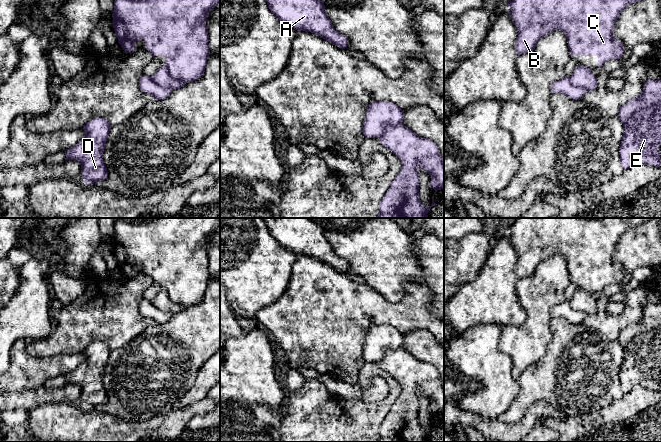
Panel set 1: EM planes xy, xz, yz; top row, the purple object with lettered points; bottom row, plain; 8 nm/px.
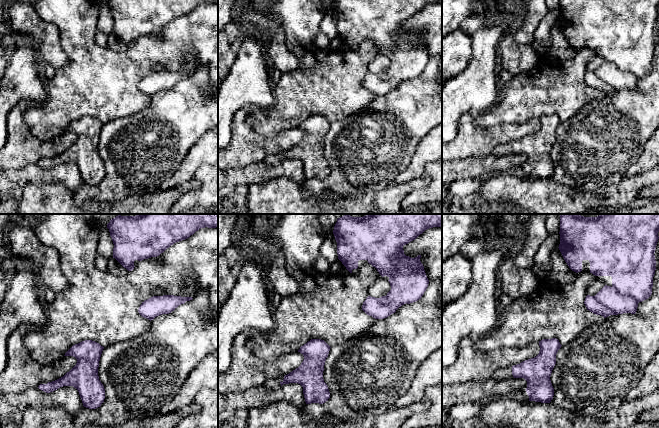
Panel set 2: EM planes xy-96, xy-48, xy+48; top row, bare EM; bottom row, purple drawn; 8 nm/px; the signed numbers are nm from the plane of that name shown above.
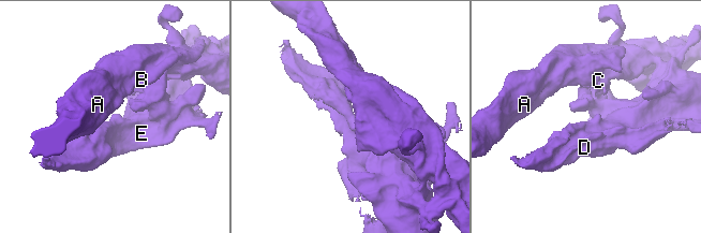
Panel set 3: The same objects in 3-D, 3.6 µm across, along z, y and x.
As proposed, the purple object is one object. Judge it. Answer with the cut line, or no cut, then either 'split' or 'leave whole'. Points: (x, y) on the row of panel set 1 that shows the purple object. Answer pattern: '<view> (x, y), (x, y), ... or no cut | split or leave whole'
xy (164, 65), (172, 77), (185, 83) | split

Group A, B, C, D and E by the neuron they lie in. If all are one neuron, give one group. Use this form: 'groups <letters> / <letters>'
groups A B C / D E

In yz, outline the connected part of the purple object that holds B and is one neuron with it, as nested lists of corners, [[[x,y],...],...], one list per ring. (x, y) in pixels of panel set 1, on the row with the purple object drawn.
[[[511,0],[508,2],[509,12],[518,29],[515,50],[518,55],[532,52],[540,39],[560,29],[566,35],[571,57],[597,56],[598,67],[602,67],[610,59],[622,57],[625,48],[621,41],[614,38],[614,28],[622,10],[637,1],[639,0]]]

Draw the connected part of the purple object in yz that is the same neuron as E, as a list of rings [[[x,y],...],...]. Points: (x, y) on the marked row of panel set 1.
[[[661,79],[647,80],[642,93],[624,104],[618,114],[623,124],[620,163],[624,170],[641,161],[661,166]]]

